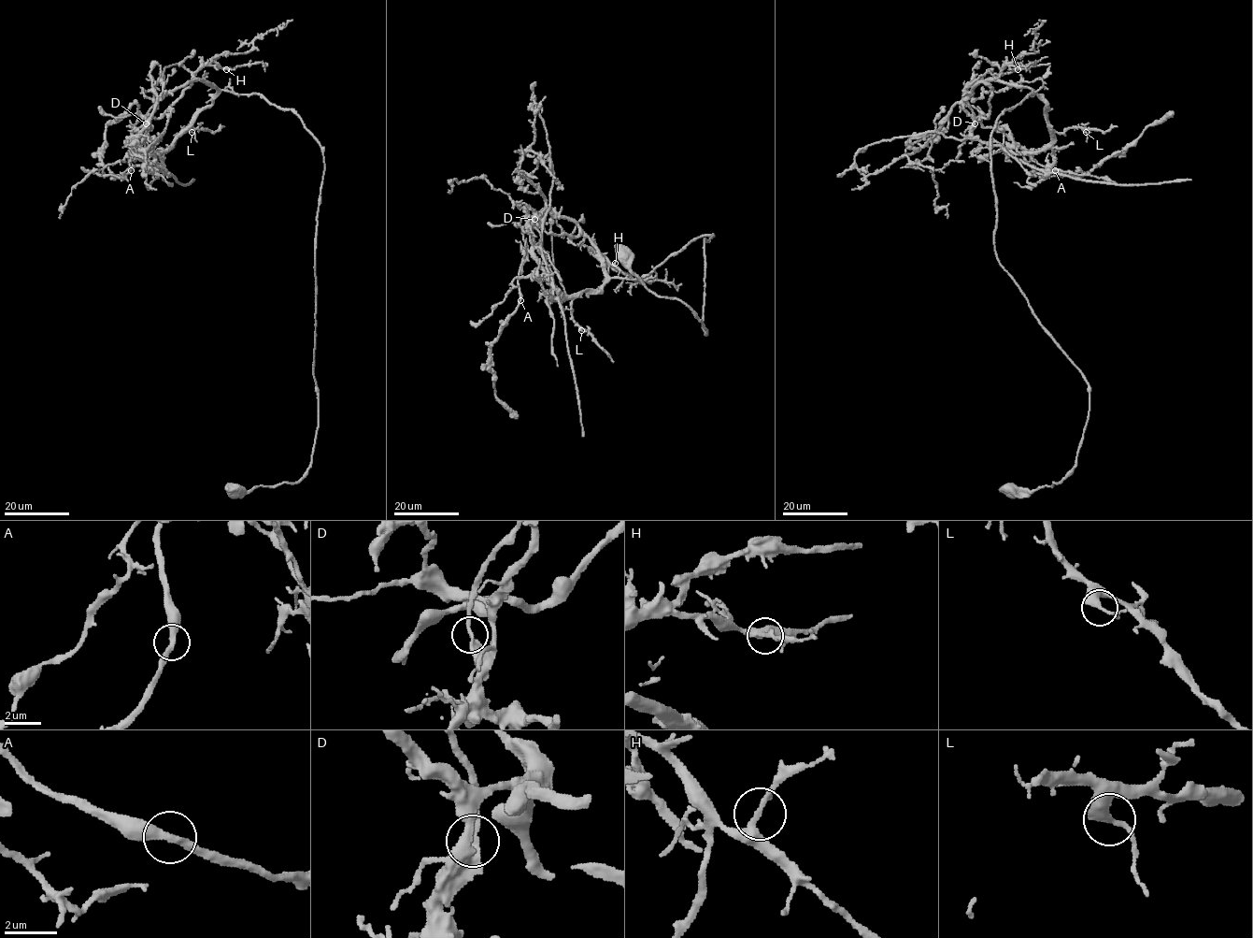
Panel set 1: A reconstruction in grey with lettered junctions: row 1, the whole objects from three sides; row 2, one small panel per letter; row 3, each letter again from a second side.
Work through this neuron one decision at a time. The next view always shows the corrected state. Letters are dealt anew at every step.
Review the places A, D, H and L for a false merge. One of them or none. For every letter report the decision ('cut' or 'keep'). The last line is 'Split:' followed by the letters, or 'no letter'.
A: keep
D: cut
H: keep
L: keep
Split: D

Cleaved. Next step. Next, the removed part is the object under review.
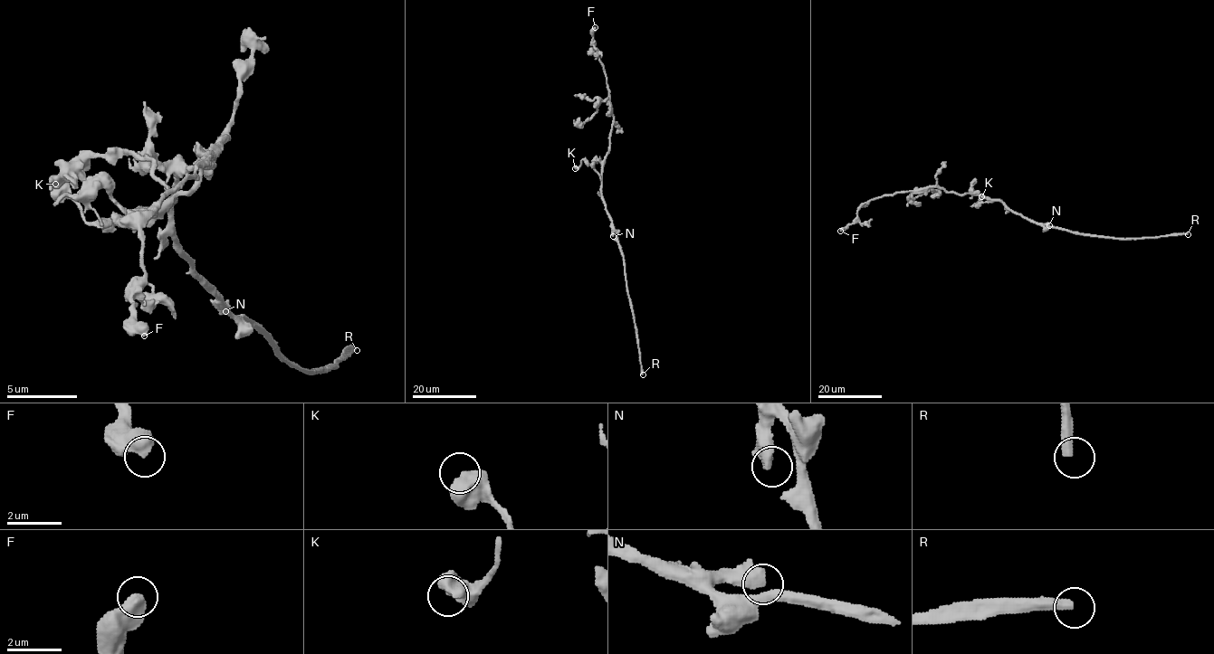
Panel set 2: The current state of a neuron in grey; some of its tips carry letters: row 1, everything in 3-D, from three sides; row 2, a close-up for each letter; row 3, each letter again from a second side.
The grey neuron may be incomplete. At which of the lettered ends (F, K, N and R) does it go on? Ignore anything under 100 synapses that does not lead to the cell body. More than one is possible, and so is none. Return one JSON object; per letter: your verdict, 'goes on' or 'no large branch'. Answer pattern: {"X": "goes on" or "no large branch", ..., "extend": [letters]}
{"F": "no large branch", "K": "no large branch", "N": "no large branch", "R": "goes on", "extend": ["R"]}

